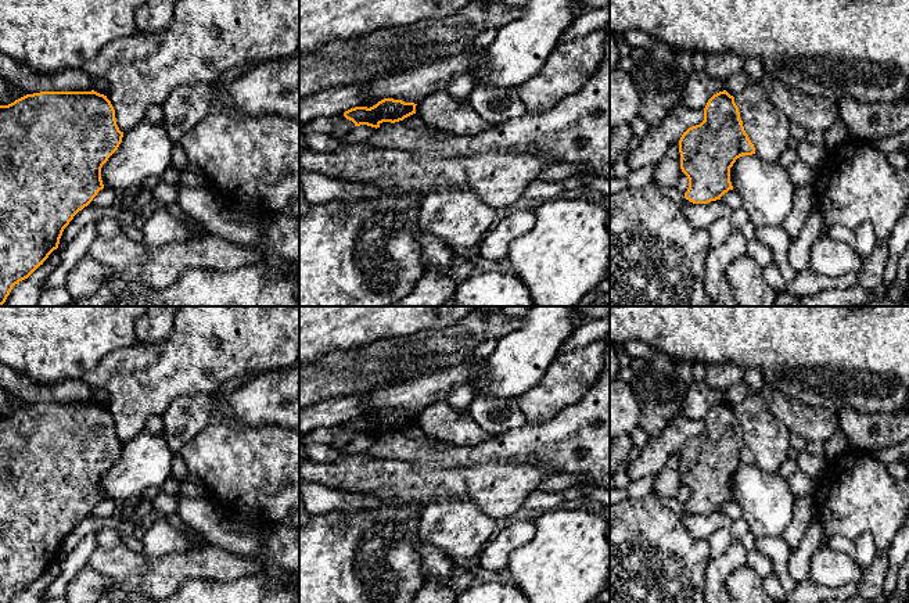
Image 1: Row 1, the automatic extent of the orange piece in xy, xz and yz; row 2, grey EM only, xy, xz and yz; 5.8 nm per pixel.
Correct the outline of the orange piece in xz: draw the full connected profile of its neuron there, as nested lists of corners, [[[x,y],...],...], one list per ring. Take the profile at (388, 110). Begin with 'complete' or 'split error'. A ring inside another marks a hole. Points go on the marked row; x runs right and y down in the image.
complete; [[[384,98],[370,108],[351,108],[344,112],[344,116],[352,121],[355,126],[367,125],[377,129],[382,122],[395,123],[416,114],[416,105],[402,100]]]

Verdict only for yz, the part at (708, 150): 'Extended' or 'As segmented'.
As segmented

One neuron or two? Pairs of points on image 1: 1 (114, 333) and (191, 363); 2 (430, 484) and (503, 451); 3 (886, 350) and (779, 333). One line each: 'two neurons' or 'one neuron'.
1: two neurons
2: two neurons
3: one neuron

